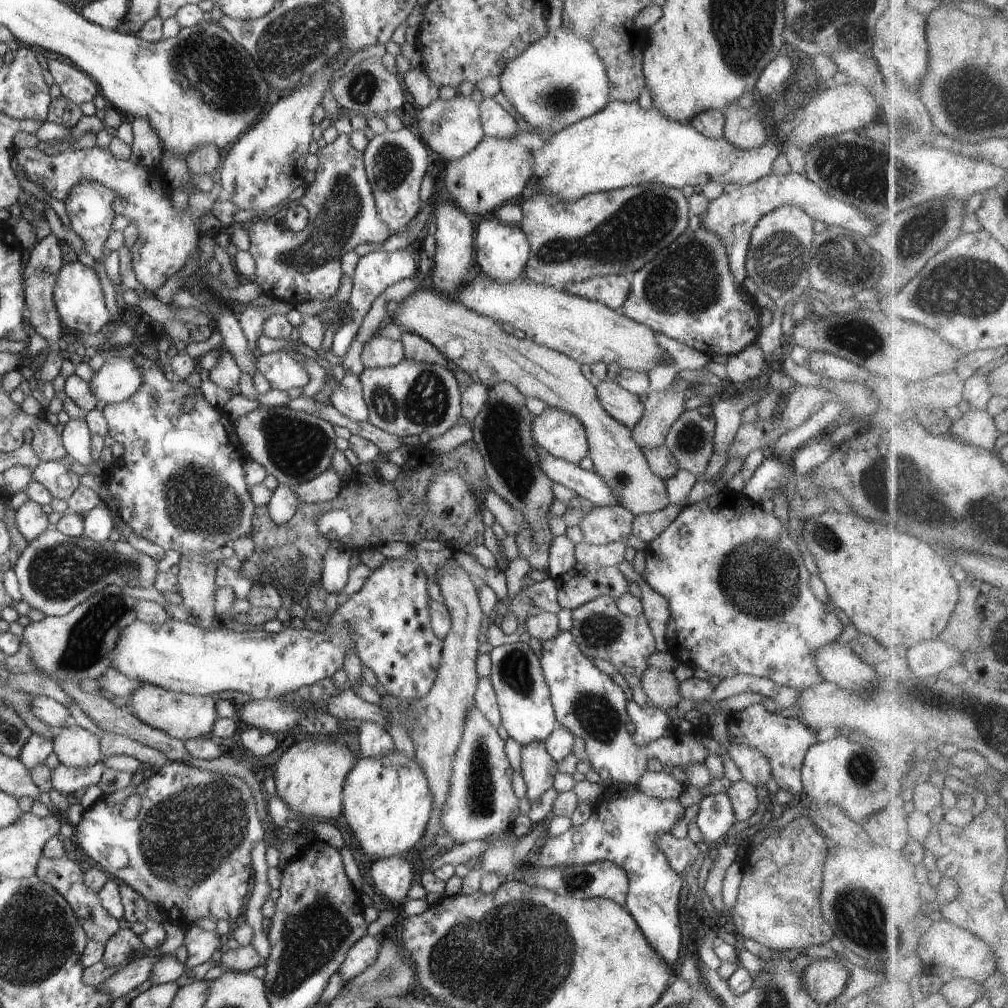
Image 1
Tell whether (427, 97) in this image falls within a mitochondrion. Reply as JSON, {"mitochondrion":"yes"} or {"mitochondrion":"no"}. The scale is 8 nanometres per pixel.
{"mitochondrion":"no"}

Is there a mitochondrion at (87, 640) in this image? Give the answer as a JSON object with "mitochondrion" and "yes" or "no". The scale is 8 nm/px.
{"mitochondrion":"yes"}

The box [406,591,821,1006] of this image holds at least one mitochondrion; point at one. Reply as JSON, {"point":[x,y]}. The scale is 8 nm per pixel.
{"point":[454,964]}

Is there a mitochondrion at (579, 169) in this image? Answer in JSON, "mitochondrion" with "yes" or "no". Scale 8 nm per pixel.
{"mitochondrion":"no"}

